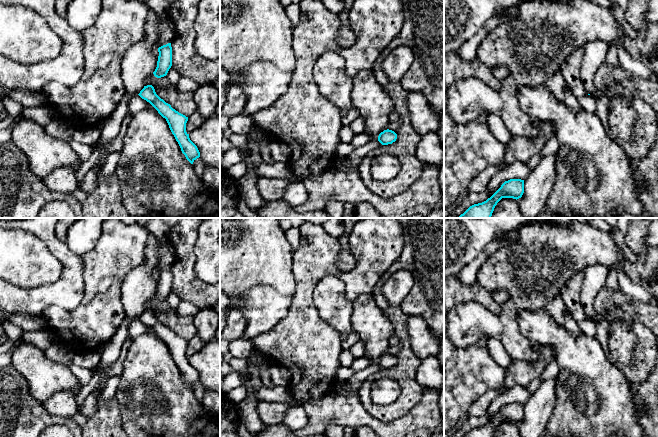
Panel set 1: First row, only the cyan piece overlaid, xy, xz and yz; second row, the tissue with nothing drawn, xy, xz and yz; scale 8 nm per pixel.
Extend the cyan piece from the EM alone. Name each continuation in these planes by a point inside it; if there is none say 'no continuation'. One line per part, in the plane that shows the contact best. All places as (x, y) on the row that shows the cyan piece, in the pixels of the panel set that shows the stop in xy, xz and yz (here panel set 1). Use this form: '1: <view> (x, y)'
no continuation

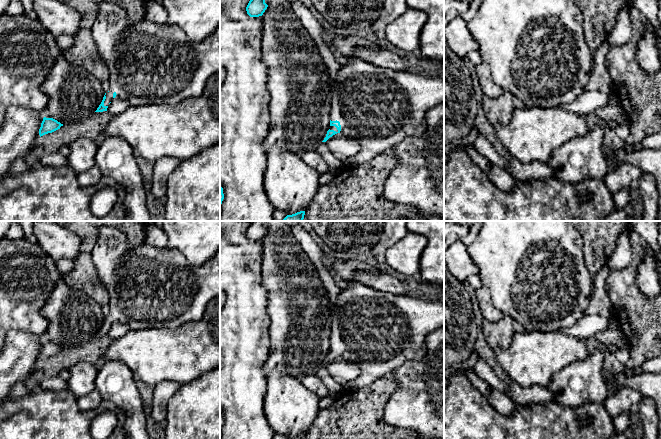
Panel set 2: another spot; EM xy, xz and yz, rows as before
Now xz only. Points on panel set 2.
1: xz (379, 107)

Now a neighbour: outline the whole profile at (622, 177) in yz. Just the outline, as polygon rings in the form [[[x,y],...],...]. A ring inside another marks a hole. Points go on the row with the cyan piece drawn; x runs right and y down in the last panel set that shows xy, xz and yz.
[[[623,164],[614,171],[607,173],[603,180],[610,192],[615,194],[624,188],[628,188],[634,181],[639,180],[643,172],[631,164]]]

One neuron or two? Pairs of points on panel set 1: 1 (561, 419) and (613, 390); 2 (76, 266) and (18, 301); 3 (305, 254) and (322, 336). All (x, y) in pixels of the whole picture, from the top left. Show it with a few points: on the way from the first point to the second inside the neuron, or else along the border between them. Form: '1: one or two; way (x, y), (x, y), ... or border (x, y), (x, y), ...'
1: one; way (576, 410), (584, 395), (598, 392)
2: one; way (64, 281), (51, 294), (33, 300)
3: one; way (305, 274), (305, 316)

